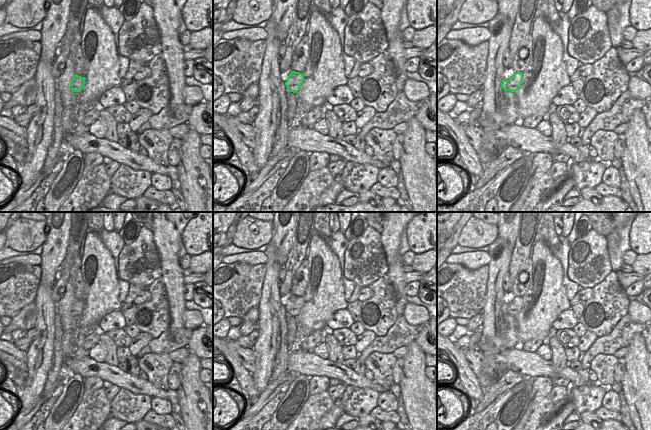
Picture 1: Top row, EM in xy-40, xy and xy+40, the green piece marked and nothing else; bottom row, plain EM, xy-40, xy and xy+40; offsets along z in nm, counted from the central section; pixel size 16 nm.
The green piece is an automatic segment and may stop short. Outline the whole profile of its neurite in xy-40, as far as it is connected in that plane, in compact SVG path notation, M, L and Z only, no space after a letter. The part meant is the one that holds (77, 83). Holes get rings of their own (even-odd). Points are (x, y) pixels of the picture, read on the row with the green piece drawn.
M77 74L74 75L73 79L71 80L71 89L72 93L74 92L81 92L85 85L85 77L81 77Z

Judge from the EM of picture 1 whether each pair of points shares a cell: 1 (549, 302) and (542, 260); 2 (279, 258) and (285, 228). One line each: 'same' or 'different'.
1: same
2: same

